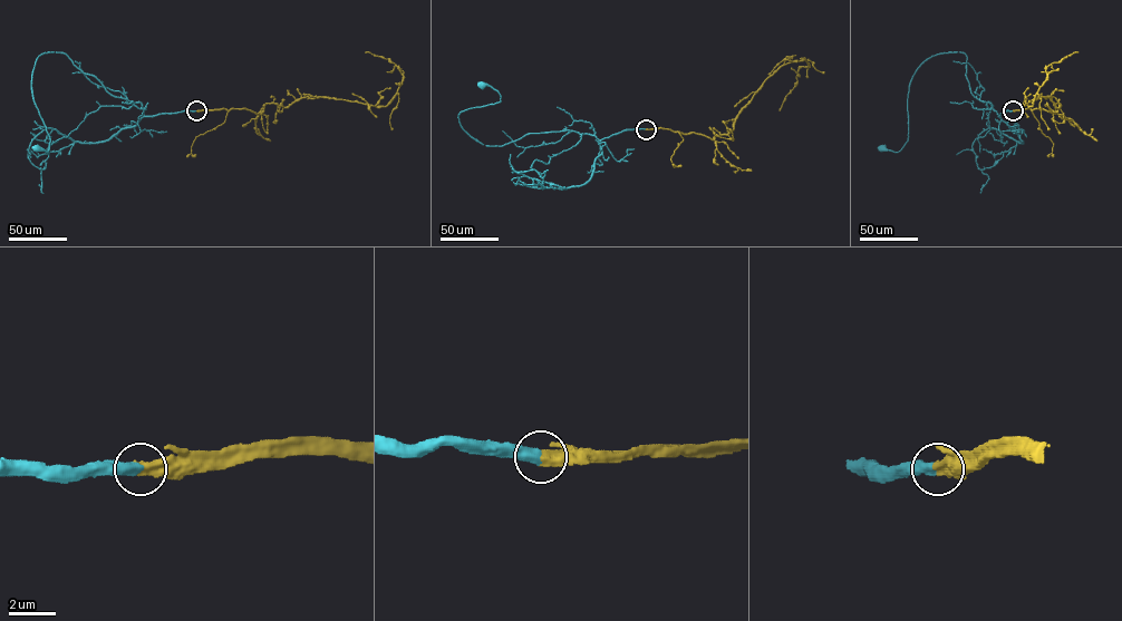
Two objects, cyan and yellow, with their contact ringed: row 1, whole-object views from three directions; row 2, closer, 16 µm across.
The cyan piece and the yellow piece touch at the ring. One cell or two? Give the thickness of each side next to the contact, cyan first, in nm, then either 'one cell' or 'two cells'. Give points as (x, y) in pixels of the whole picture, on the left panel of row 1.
500/550 nm | one cell

